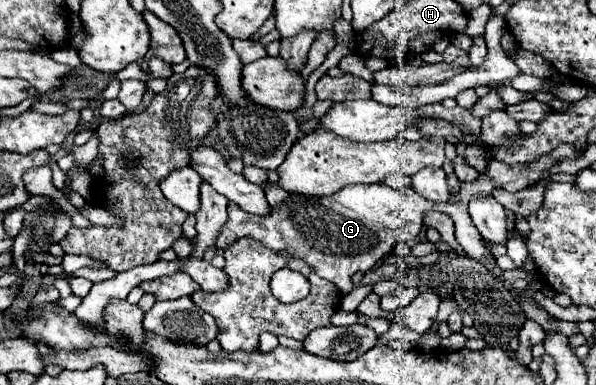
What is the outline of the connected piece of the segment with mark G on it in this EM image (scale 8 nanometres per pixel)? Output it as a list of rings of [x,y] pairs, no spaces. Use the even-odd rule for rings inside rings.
[[[355,184],[345,186],[333,196],[315,198],[315,196],[303,196],[303,194],[289,194],[287,200],[271,208],[267,216],[257,216],[241,210],[235,206],[235,202],[229,202],[227,212],[229,218],[219,234],[219,248],[229,248],[237,238],[253,236],[255,240],[263,242],[275,252],[287,252],[293,256],[303,256],[307,264],[311,264],[323,278],[335,282],[339,292],[347,296],[355,284],[351,282],[351,276],[355,272],[367,272],[371,270],[385,254],[389,254],[397,244],[415,240],[423,226],[423,214],[427,210],[441,210],[453,218],[457,224],[457,242],[459,246],[477,262],[487,264],[491,254],[483,246],[479,232],[475,230],[467,210],[459,210],[459,206],[447,206],[447,204],[433,204],[427,202],[421,194],[417,194],[413,188],[405,190],[393,190],[385,184],[369,186],[369,184]]]

